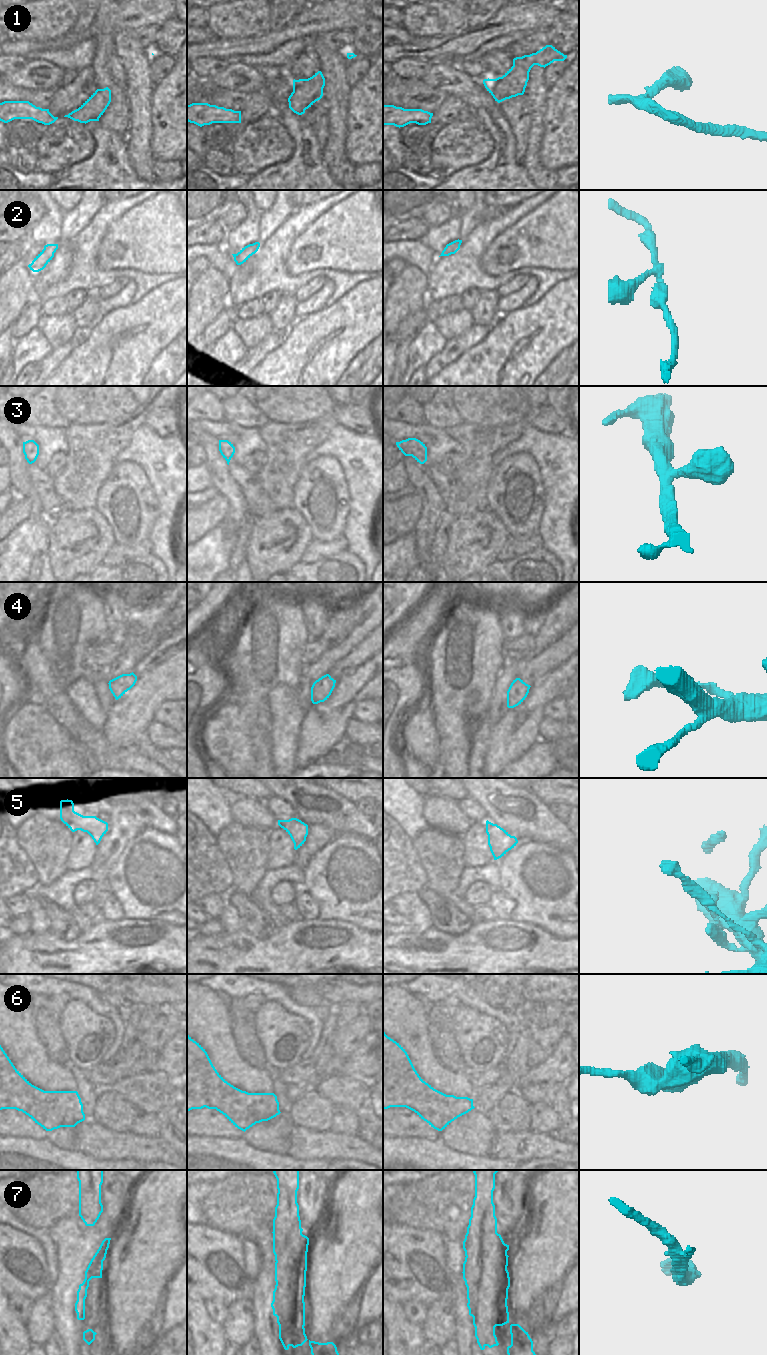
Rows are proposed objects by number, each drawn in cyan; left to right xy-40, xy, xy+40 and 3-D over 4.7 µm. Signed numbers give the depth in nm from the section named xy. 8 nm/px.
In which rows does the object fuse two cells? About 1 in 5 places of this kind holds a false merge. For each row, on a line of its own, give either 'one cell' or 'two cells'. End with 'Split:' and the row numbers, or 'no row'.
1: one cell
2: one cell
3: one cell
4: one cell
5: one cell
6: one cell
7: two cells
Split: 7

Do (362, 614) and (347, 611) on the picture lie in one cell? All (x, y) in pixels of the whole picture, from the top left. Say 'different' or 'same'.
different

